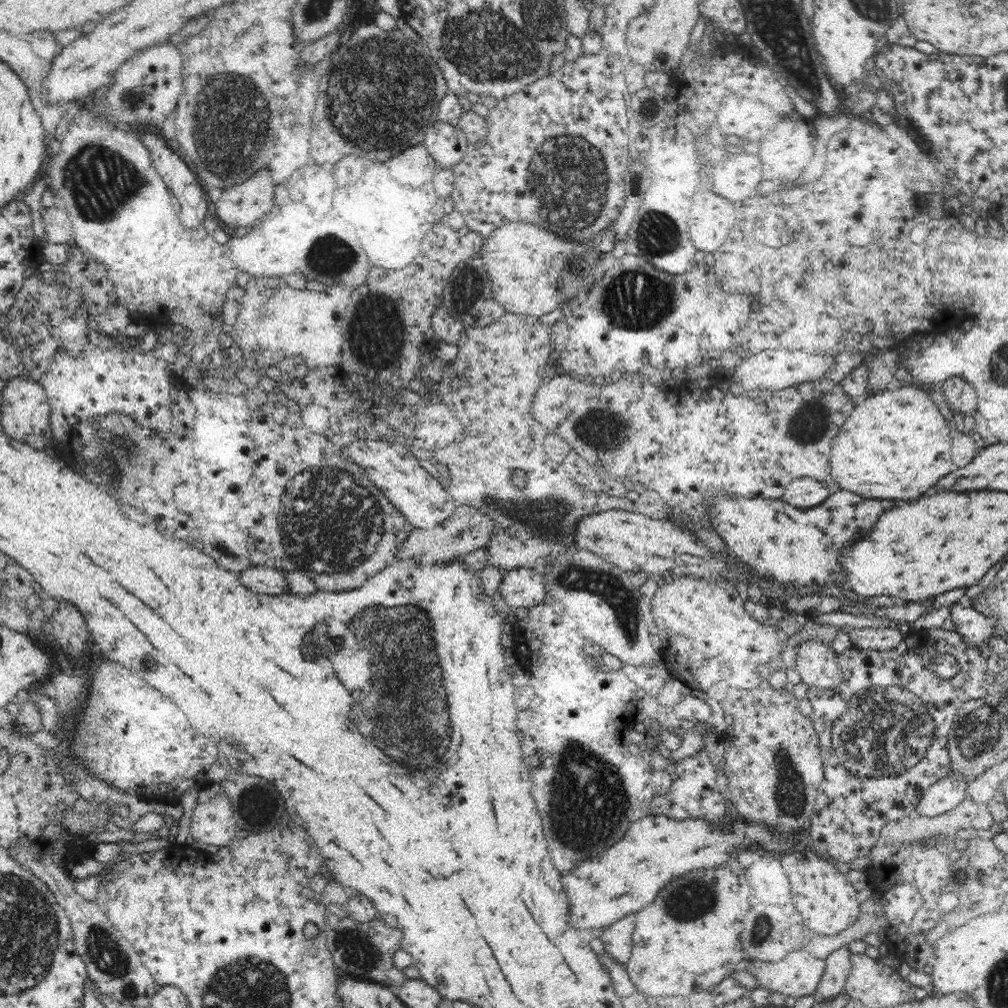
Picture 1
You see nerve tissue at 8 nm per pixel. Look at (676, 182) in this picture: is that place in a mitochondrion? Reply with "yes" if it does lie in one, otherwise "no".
no

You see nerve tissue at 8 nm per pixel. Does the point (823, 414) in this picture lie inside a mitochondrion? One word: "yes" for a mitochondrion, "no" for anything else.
yes

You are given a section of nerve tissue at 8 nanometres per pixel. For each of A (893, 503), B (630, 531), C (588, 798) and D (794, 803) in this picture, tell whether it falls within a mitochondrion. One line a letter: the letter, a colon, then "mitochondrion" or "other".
A: other
B: other
C: mitochondrion
D: mitochondrion

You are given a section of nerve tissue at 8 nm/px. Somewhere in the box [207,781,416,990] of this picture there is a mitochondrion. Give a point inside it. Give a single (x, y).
(357, 948)

